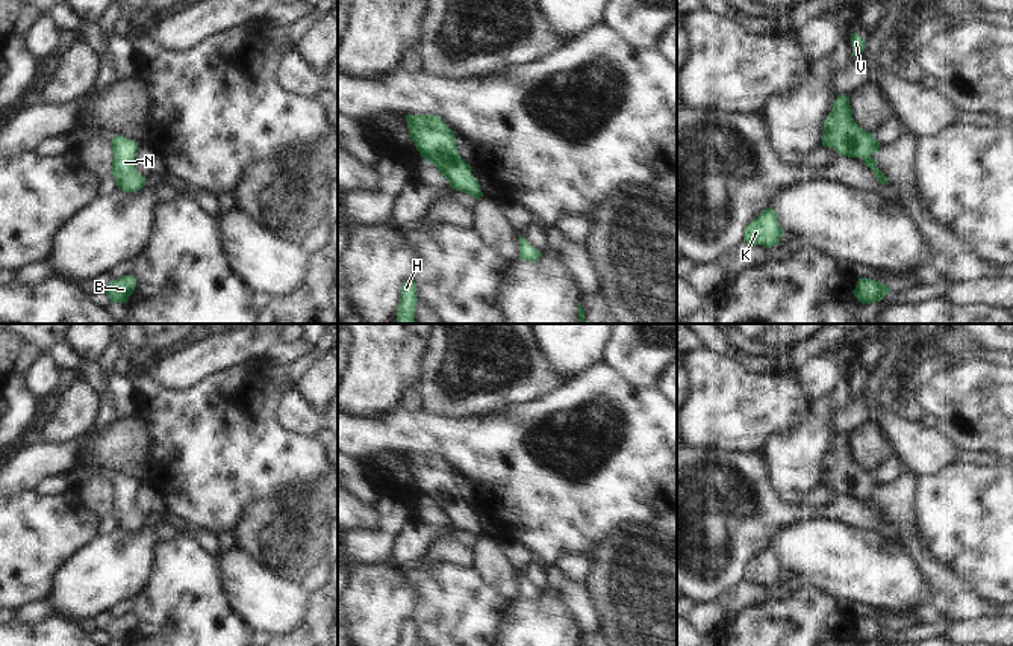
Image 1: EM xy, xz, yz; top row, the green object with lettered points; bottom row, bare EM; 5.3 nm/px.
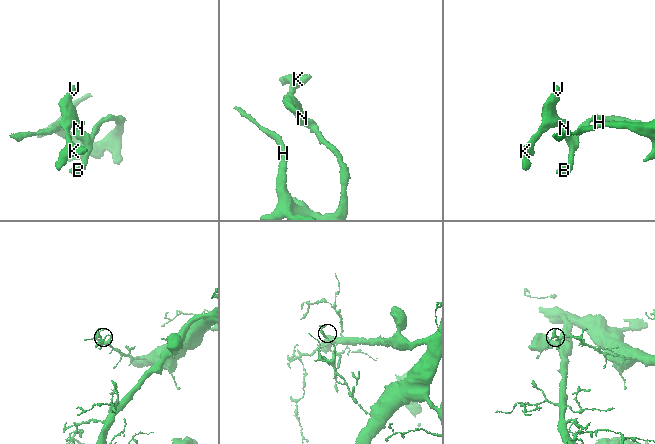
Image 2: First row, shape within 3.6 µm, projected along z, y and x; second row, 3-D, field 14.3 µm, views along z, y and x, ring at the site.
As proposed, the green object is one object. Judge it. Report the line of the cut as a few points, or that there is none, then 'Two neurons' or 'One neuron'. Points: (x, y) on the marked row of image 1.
No split. One neuron

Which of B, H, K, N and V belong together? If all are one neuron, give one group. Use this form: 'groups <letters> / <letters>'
groups B H K N V

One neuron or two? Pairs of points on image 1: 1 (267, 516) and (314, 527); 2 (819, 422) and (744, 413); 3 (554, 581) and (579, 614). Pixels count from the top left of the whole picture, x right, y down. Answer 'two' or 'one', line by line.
1: one
2: two
3: one

